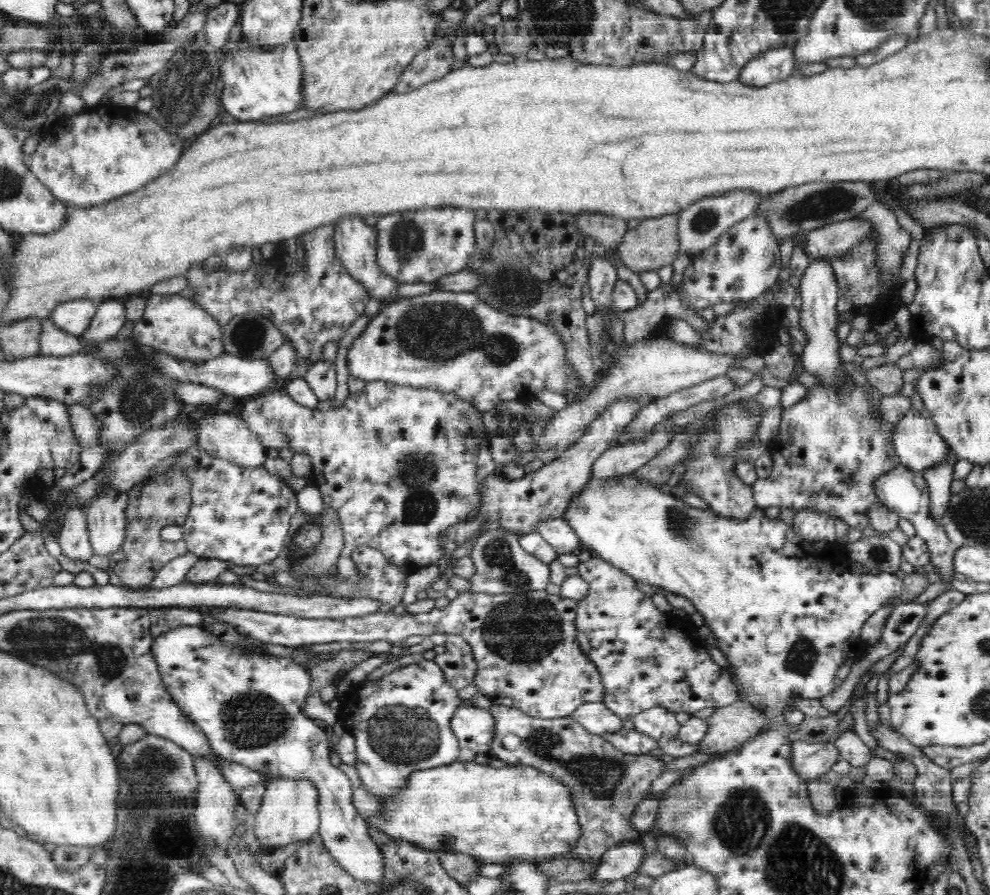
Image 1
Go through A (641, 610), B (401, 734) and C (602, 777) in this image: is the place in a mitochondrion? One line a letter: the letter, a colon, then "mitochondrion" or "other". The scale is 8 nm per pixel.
A: other
B: mitochondrion
C: mitochondrion

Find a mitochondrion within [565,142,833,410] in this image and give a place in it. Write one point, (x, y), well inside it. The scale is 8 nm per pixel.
(704, 220)

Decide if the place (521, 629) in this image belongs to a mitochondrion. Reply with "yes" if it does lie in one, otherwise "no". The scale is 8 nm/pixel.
yes

